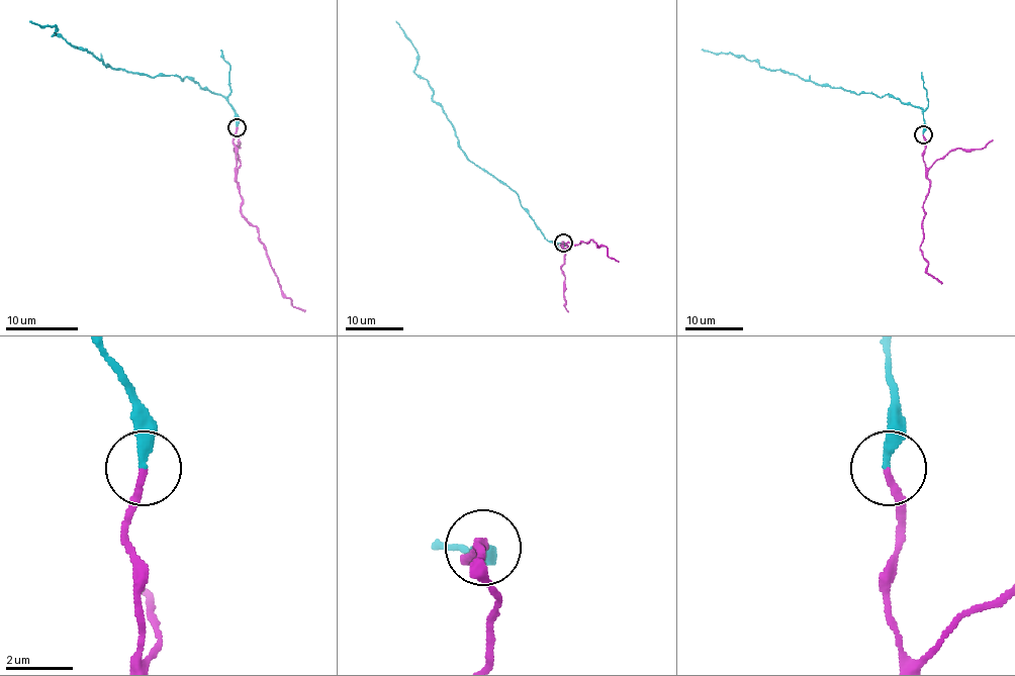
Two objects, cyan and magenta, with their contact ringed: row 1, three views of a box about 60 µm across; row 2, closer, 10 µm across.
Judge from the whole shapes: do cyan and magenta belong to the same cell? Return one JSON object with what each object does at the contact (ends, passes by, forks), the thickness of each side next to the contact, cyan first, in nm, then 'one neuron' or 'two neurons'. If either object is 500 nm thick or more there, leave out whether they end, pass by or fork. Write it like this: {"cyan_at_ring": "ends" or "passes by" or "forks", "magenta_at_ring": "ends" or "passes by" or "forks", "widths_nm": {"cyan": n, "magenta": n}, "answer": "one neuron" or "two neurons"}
{"cyan_at_ring": "ends", "magenta_at_ring": "ends", "widths_nm": {"cyan": 320, "magenta": 190}, "answer": "one neuron"}

